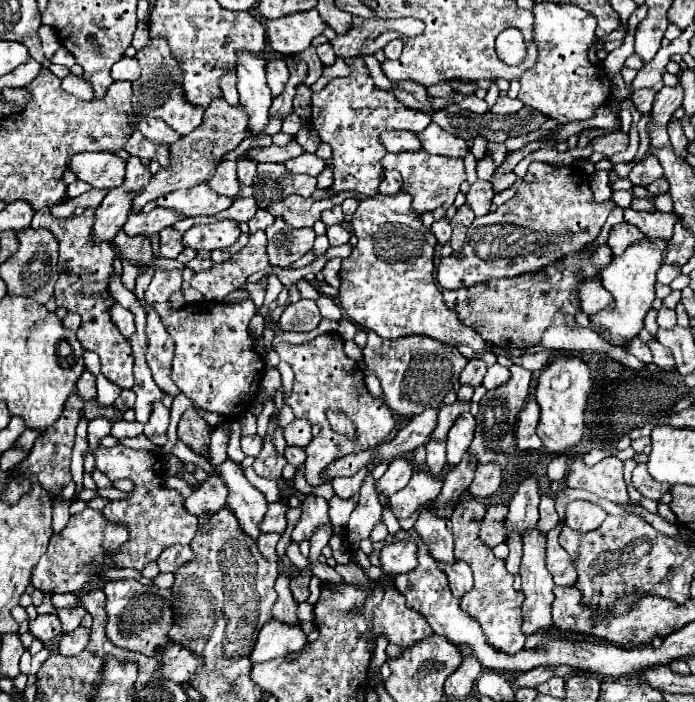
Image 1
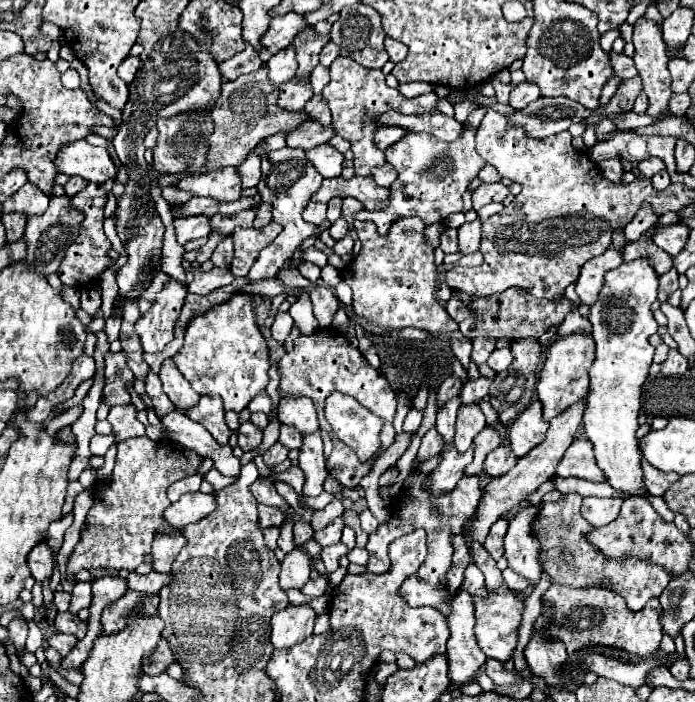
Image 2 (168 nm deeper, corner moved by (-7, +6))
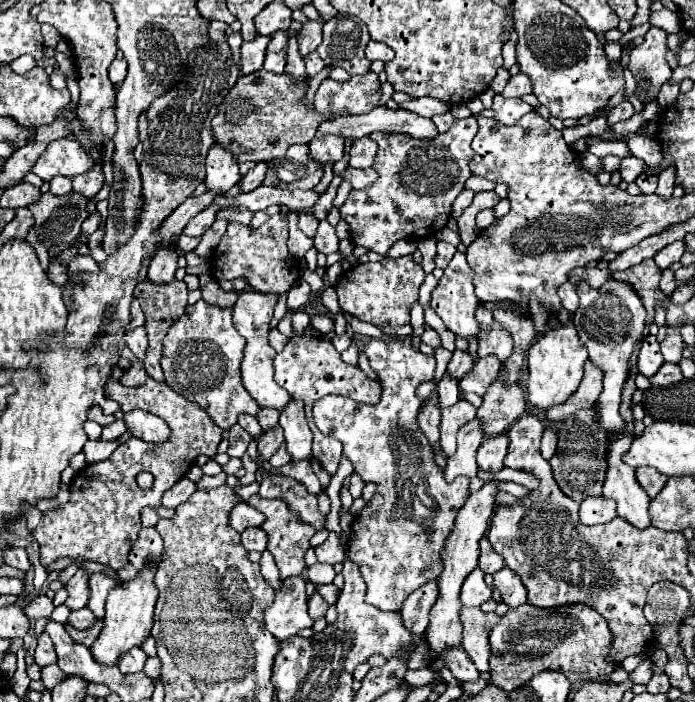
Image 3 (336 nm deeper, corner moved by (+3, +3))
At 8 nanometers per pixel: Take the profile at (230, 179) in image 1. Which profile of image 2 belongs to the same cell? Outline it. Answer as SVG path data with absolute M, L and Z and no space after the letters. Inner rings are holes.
M250 152L250 156L242 162L242 166L238 166L240 170L240 178L242 178L242 186L244 188L250 188L250 186L256 186L262 178L262 172L260 172L260 158Z

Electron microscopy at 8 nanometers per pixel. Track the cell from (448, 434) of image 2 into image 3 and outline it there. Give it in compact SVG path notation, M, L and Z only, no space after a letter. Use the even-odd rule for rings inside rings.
M444 375L444 379L438 385L438 397L440 397L440 409L454 405L458 401L458 381Z

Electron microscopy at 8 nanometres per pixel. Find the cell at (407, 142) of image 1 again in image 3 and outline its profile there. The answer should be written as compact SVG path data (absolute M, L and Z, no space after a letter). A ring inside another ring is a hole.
M366 135L364 139L352 143L348 167L362 167L362 169L370 167L374 163L374 157L376 157L376 141L370 135Z

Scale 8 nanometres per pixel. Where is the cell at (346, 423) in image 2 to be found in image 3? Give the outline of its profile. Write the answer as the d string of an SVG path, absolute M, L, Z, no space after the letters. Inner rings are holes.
M400 337L398 341L372 339L364 347L364 353L380 377L380 385L382 385L380 403L360 405L360 403L352 403L352 399L348 397L327 395L314 403L314 423L324 435L334 437L344 445L344 457L352 463L354 473L358 473L366 483L368 481L378 483L374 499L364 507L360 515L356 515L352 523L352 533L348 539L348 557L360 567L362 579L368 585L366 603L382 611L400 611L400 603L404 603L404 599L412 591L416 591L426 581L436 579L438 573L442 571L440 551L444 549L444 543L452 533L452 523L460 507L466 503L470 495L468 489L470 479L458 477L452 483L444 481L442 471L436 467L432 459L434 449L430 447L428 439L422 435L416 423L416 415L422 403L416 397L416 387L422 381L434 379L436 359L414 351L410 337Z

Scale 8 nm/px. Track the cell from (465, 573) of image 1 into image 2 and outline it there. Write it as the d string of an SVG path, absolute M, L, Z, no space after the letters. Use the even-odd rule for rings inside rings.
M470 564L466 568L466 576L464 576L462 588L466 588L466 592L470 592L472 596L486 596L488 594L486 584L484 584L484 576L474 564Z

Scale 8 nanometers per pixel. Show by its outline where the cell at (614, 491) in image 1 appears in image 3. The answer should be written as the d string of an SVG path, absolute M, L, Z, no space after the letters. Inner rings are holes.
M546 429L542 435L542 447L540 447L540 453L546 461L550 461L556 455L556 443L558 443L558 437L554 429Z

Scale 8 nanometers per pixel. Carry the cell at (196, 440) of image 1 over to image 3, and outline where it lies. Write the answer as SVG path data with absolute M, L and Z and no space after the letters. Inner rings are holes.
M142 281L136 285L136 295L134 295L138 301L140 301L140 307L146 315L146 333L148 333L148 351L146 351L146 357L144 357L144 367L146 367L146 373L156 379L156 381L164 381L164 373L162 373L162 367L160 367L160 359L162 359L162 337L166 335L168 327L176 321L176 315L184 313L186 309L186 297L188 297L188 287L184 281L172 281L170 285L152 285L150 281Z

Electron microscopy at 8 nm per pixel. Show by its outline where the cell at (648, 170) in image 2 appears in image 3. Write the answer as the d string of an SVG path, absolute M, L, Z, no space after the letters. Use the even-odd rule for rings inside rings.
M626 157L626 159L622 159L618 171L620 171L622 179L630 183L630 181L636 181L636 177L644 173L644 167L646 167L646 163L642 159L638 159L638 157Z

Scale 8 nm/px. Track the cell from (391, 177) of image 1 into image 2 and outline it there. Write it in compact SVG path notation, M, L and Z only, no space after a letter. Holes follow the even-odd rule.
M382 164L382 166L378 166L378 168L372 168L372 178L374 178L374 182L376 182L378 186L388 188L388 186L392 184L394 176L398 176L398 174L394 172L394 168L392 168L390 164Z

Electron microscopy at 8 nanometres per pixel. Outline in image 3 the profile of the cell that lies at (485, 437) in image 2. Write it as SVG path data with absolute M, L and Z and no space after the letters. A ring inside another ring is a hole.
M496 379L488 387L484 403L478 409L484 437L496 437L508 431L508 427L512 427L512 423L524 413L524 407L526 403L520 385L512 385L506 389L500 379Z

